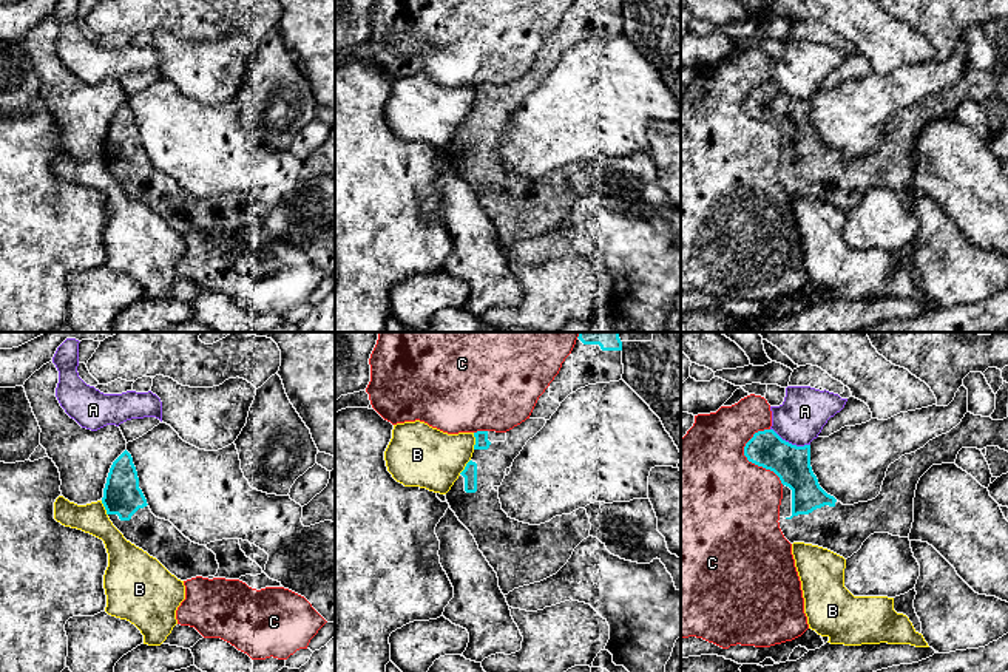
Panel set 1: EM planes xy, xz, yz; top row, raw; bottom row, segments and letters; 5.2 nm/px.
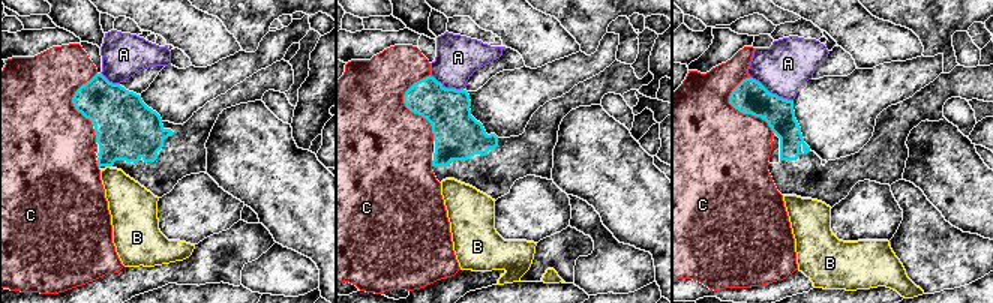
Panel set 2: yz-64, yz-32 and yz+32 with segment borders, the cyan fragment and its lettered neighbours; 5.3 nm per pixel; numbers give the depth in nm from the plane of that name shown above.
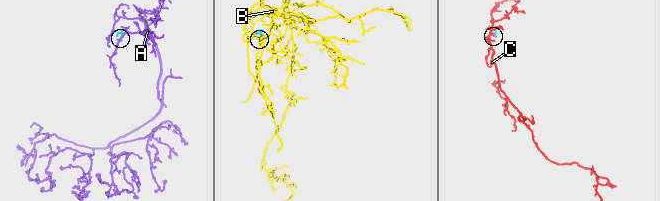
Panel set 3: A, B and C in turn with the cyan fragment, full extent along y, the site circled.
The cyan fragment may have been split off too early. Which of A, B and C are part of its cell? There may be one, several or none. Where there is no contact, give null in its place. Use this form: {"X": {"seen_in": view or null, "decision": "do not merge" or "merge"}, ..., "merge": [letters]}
{"A": {"seen_in": "yz", "decision": "do not merge"}, "B": {"seen_in": "xz", "decision": "do not merge"}, "C": {"seen_in": "yz", "decision": "do not merge"}, "merge": []}

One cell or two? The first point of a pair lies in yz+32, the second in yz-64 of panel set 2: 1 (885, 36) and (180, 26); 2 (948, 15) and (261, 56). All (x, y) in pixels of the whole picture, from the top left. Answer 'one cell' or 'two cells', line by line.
1: one cell
2: two cells

